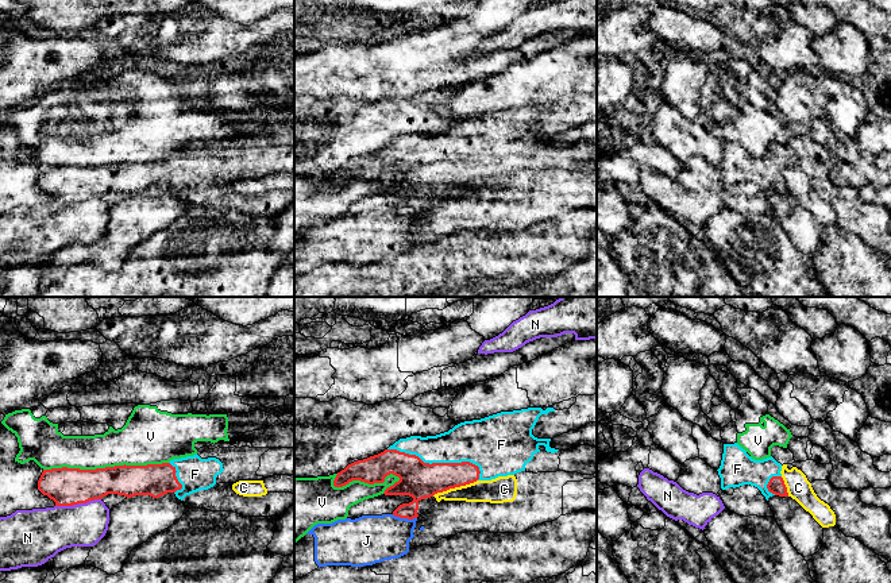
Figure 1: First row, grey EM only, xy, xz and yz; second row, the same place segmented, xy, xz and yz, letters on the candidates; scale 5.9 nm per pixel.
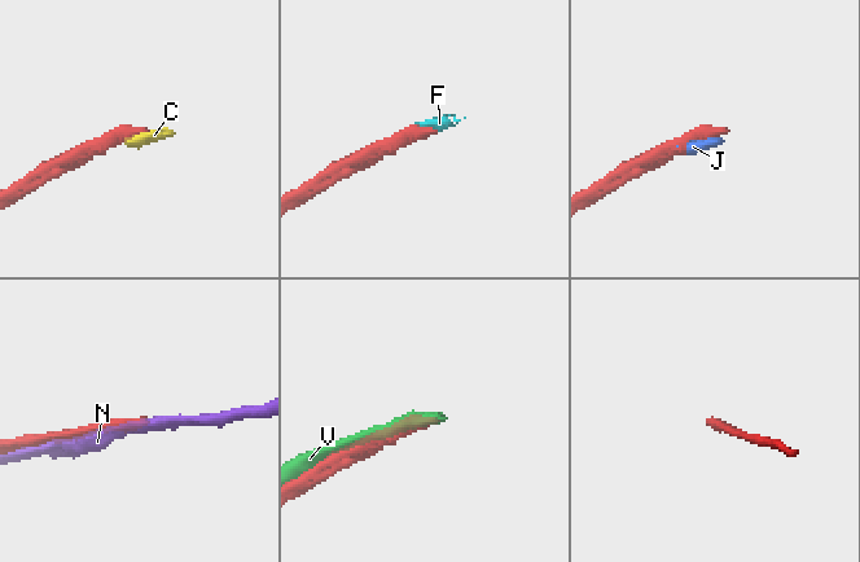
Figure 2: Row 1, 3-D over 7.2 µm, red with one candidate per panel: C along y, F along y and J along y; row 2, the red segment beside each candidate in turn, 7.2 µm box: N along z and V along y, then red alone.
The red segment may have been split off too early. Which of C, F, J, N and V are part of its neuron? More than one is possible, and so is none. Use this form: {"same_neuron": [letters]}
{"same_neuron": ["F"]}

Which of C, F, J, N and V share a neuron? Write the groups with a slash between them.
C / F / J / N / V

